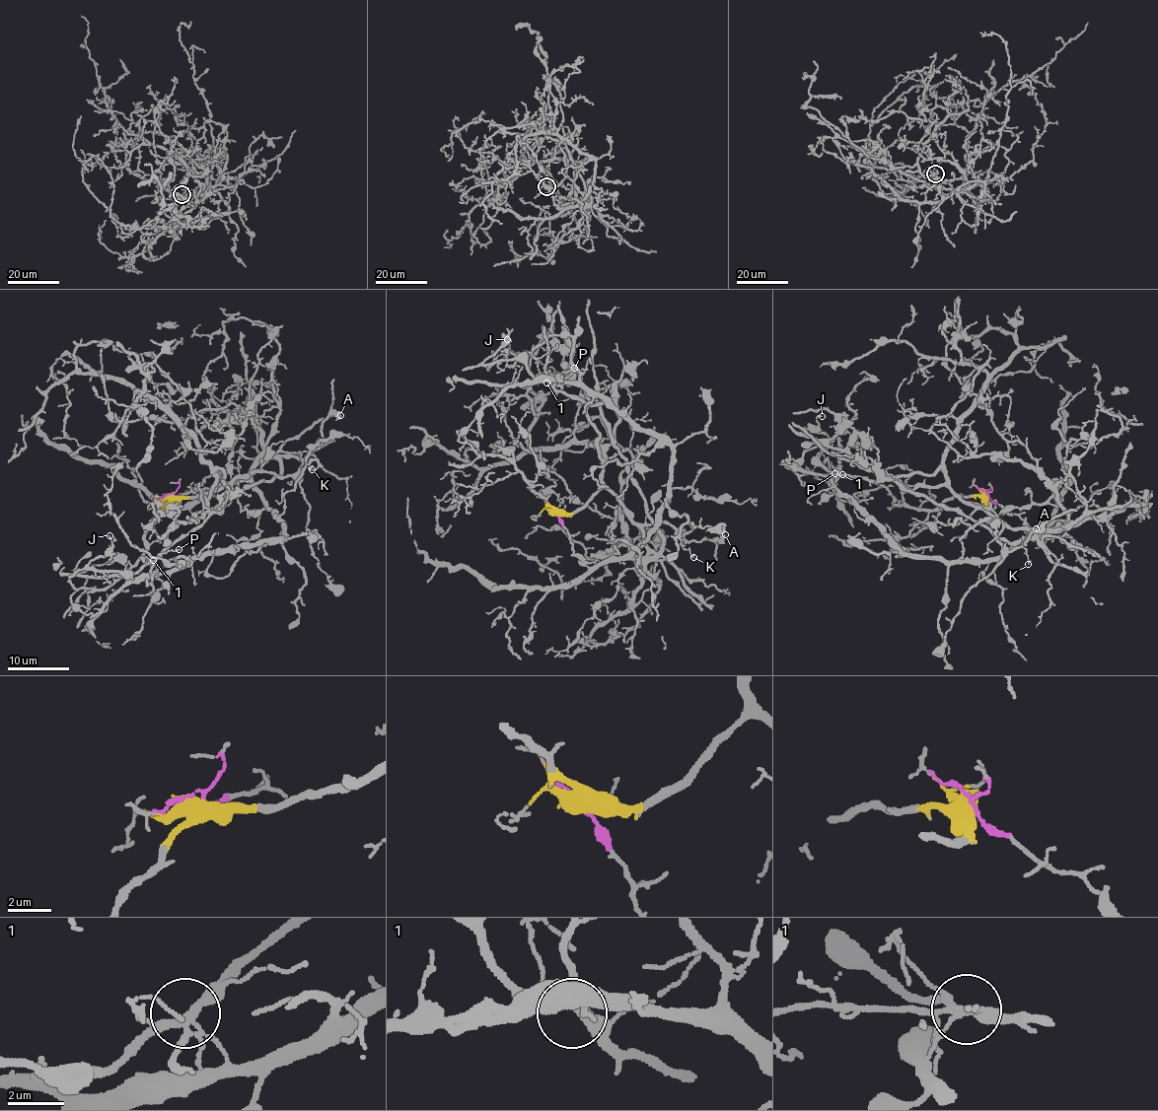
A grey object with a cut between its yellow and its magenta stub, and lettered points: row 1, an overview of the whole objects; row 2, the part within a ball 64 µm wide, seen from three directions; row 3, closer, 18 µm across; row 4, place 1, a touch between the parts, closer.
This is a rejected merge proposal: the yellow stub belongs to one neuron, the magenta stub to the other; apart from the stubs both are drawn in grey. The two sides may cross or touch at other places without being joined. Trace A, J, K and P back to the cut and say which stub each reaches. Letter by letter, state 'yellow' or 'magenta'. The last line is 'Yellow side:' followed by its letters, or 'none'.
A: yellow
J: yellow
K: yellow
P: yellow
Yellow side: A, J, K, P

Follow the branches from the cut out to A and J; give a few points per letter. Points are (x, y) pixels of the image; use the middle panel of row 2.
A: (554, 511), (576, 513), (604, 489), (636, 522), (670, 522), (690, 541), (725, 534)
J: (554, 511), (576, 513), (601, 487), (618, 413), (612, 404), (555, 390), (522, 360), (483, 364), (507, 339)

